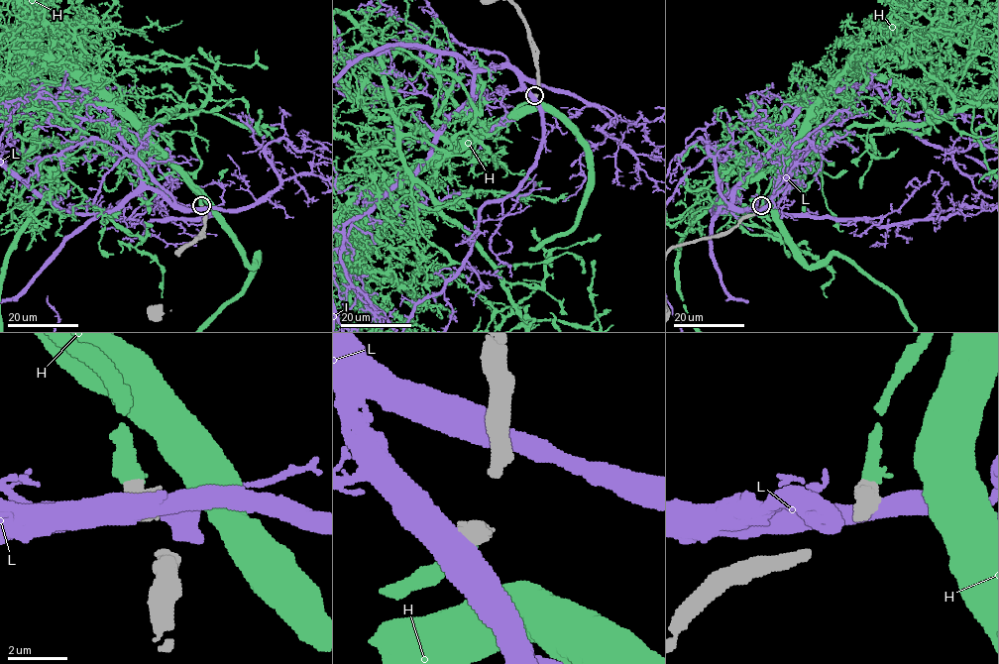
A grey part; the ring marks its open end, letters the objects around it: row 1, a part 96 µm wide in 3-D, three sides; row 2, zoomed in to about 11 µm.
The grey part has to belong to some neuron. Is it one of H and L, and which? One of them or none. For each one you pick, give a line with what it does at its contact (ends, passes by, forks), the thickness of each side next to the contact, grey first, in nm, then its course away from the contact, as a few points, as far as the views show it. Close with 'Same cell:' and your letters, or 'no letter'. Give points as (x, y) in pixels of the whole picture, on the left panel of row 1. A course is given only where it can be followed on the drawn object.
H: it ends | 650/550 nm
Same cell: H

